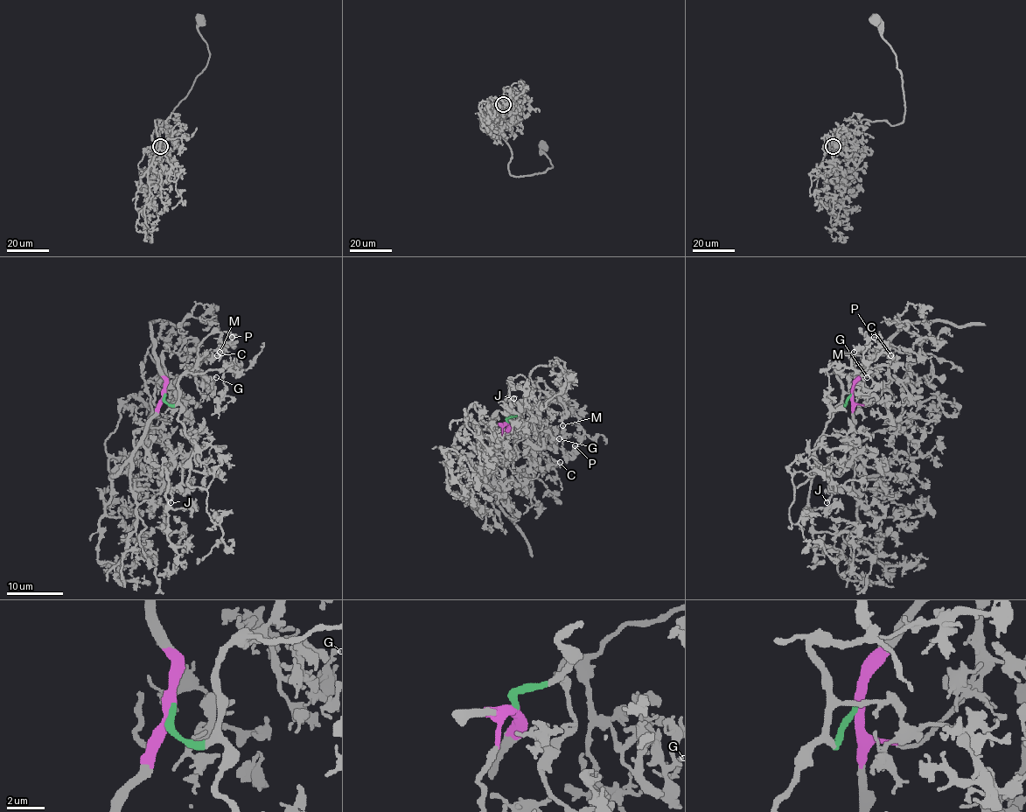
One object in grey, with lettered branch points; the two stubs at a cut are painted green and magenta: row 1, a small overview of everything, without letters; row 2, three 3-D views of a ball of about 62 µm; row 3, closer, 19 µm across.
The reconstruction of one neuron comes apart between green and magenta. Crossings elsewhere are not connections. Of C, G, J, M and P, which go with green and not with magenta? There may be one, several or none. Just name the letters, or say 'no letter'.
C, G, J, M, P

